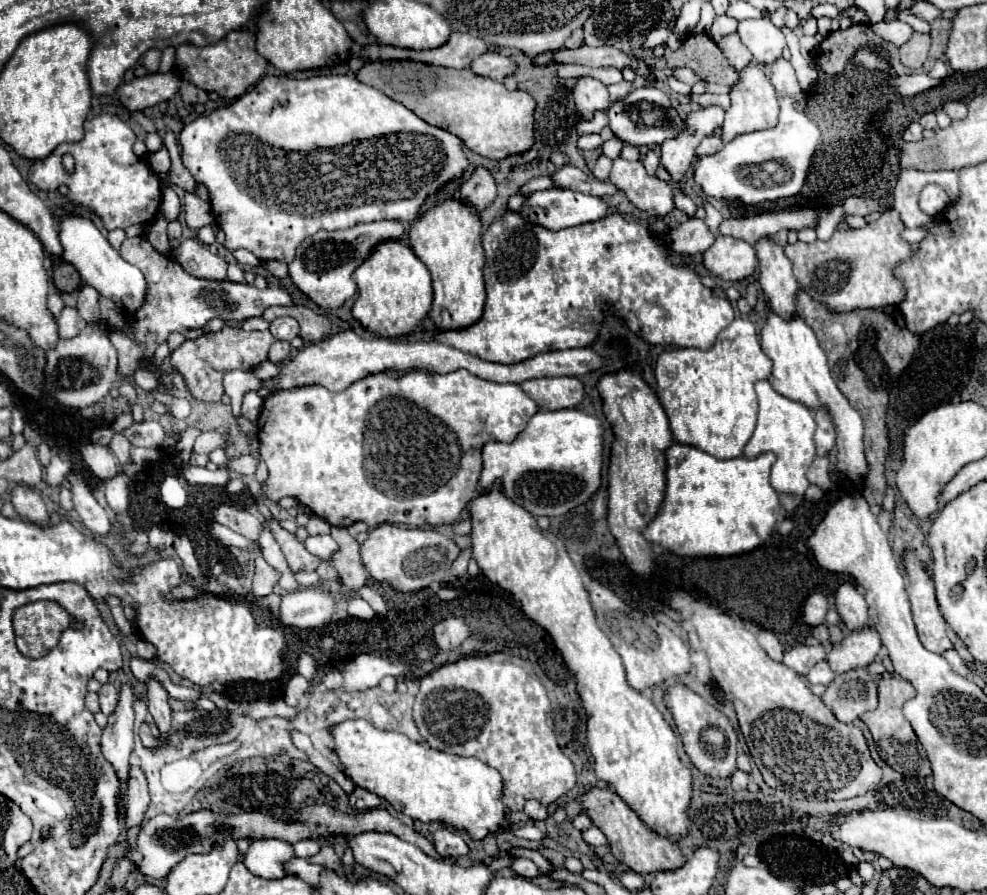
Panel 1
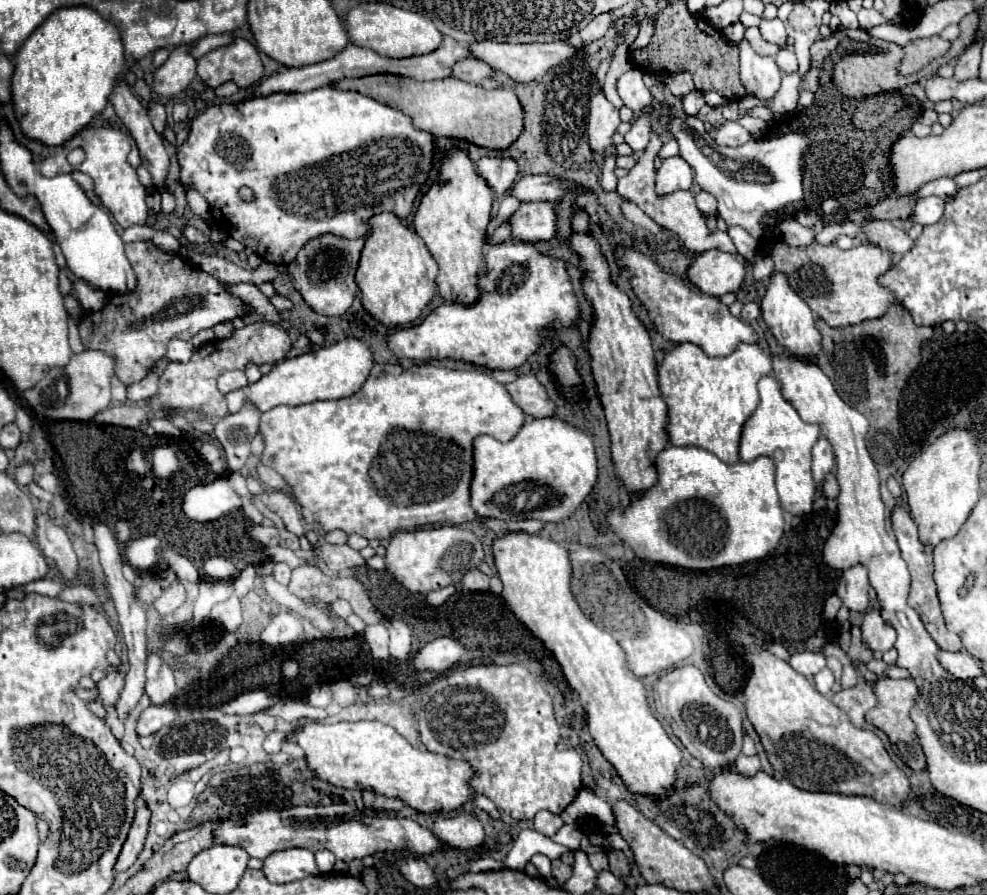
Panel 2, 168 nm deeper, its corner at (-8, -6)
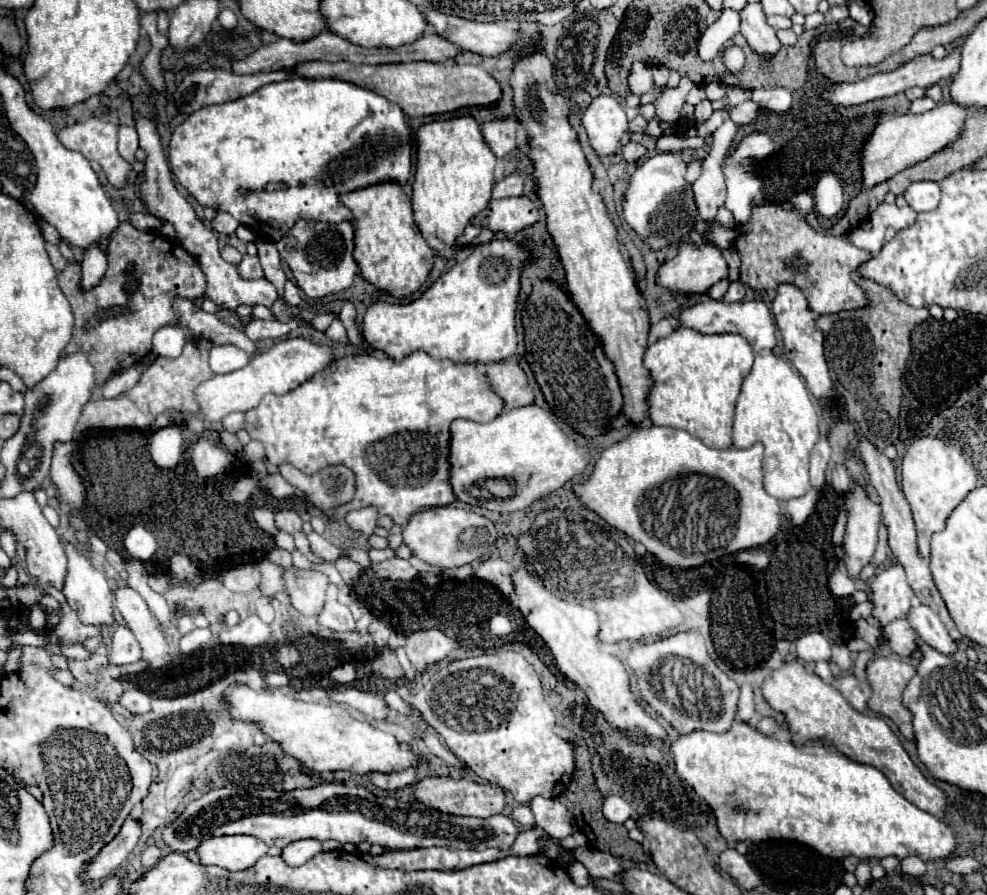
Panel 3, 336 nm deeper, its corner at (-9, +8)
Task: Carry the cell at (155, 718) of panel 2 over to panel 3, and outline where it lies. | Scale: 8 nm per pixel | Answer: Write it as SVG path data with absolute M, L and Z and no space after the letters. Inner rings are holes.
M125 690L121 694L119 702L131 714L145 714L145 712L149 712L149 696L145 692L141 692L141 690Z

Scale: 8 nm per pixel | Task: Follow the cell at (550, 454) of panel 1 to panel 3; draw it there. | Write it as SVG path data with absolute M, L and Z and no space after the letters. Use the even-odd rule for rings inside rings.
M537 404L503 410L487 424L453 420L449 432L449 484L453 494L465 504L495 512L525 510L533 500L553 494L565 482L579 476L589 464L589 454L567 438L555 418ZM487 480L507 482L513 492L509 496L495 496L487 488Z

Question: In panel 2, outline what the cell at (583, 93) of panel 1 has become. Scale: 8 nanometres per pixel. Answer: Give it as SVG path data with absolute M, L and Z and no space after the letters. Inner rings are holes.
M598 92L590 100L590 114L588 114L588 138L590 148L596 152L604 152L608 146L612 146L612 134L616 132L620 124L618 108L604 96L604 92Z

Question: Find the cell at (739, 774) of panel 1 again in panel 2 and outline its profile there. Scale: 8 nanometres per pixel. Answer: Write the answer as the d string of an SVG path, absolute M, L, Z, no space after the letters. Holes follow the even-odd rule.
M740 754L738 760L734 762L732 770L742 774L742 776L746 776L746 778L752 778L756 772L760 772L760 760L758 760L758 756L744 756L744 754Z

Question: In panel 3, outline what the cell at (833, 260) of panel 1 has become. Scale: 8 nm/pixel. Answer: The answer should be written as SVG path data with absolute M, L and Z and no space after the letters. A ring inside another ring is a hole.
M763 204L751 210L751 216L745 224L737 226L739 234L735 238L735 250L741 258L741 276L743 284L749 284L753 290L777 290L779 284L797 286L815 314L835 314L841 310L853 310L865 306L865 292L855 284L857 268L871 258L869 252L853 246L847 238L833 238L813 232L813 228L797 216L793 210L785 210L777 204Z

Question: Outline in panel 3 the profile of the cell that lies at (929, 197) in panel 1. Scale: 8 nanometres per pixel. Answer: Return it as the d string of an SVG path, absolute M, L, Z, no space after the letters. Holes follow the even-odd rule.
M913 182L903 196L915 212L929 212L939 206L941 192L937 182Z

